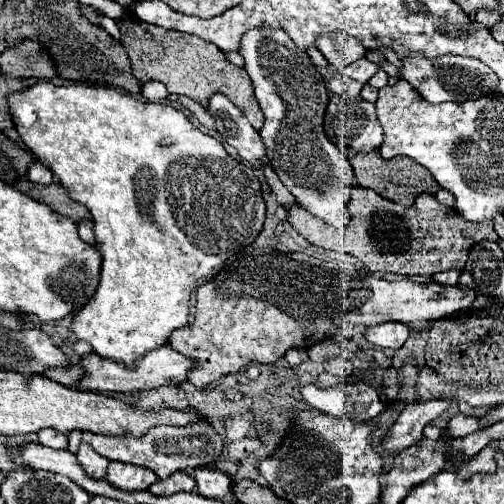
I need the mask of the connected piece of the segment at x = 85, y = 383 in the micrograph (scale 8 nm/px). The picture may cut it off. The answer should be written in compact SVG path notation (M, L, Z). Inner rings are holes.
M162 346L160 350L152 350L142 358L142 362L136 364L136 370L130 370L122 366L122 362L112 362L108 358L102 358L94 352L80 356L80 368L82 368L82 378L78 380L80 390L96 390L96 392L142 392L142 390L152 390L152 388L162 388L162 386L180 386L188 382L188 372L194 368L194 362L186 358L184 354L178 354L172 346Z

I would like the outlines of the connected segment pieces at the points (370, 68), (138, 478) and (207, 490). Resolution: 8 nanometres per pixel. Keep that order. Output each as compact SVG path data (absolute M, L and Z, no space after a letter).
M360 58L360 60L352 62L352 64L348 64L348 66L344 68L344 74L346 74L348 78L354 78L354 80L366 84L368 78L370 78L372 74L376 74L378 70L380 70L380 68L378 68L374 62L370 62L368 58Z
M110 462L106 480L118 490L134 492L134 490L146 490L150 484L158 482L158 476L152 470L146 470L142 466L124 464L124 462Z
M196 468L194 480L198 494L204 498L224 498L230 492L232 478L214 468Z

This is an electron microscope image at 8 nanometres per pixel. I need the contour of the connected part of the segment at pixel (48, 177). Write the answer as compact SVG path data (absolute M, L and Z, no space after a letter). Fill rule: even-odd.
M34 160L34 162L30 162L30 168L28 168L28 178L32 180L32 182L38 182L38 184L52 184L52 180L54 180L54 176L52 176L52 172L40 162L40 160Z

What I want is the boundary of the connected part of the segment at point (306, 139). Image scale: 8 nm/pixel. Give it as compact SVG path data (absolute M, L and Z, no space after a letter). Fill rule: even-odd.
M264 26L246 32L240 54L246 60L246 72L252 78L258 104L264 112L260 136L270 166L310 214L344 230L350 222L348 196L356 180L348 158L324 134L324 112L328 106L324 78L308 54L298 50L284 30Z

